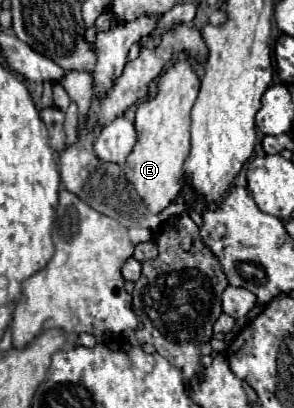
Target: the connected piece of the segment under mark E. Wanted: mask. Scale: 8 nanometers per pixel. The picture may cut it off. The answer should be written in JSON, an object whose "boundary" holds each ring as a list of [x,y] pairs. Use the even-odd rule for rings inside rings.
{"boundary":[[[176,61],[158,79],[156,97],[138,105],[134,121],[138,141],[122,165],[122,171],[150,213],[164,211],[184,187],[184,161],[190,155],[190,111],[198,91],[200,79],[192,65],[188,61]]]}

